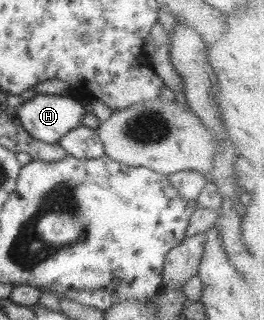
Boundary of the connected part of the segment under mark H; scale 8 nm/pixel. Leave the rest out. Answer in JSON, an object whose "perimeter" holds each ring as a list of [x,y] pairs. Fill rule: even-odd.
{"perimeter":[[[37,94],[17,107],[18,119],[24,130],[35,140],[55,145],[64,136],[82,126],[82,118],[89,111],[86,102],[78,101],[70,95]]]}

